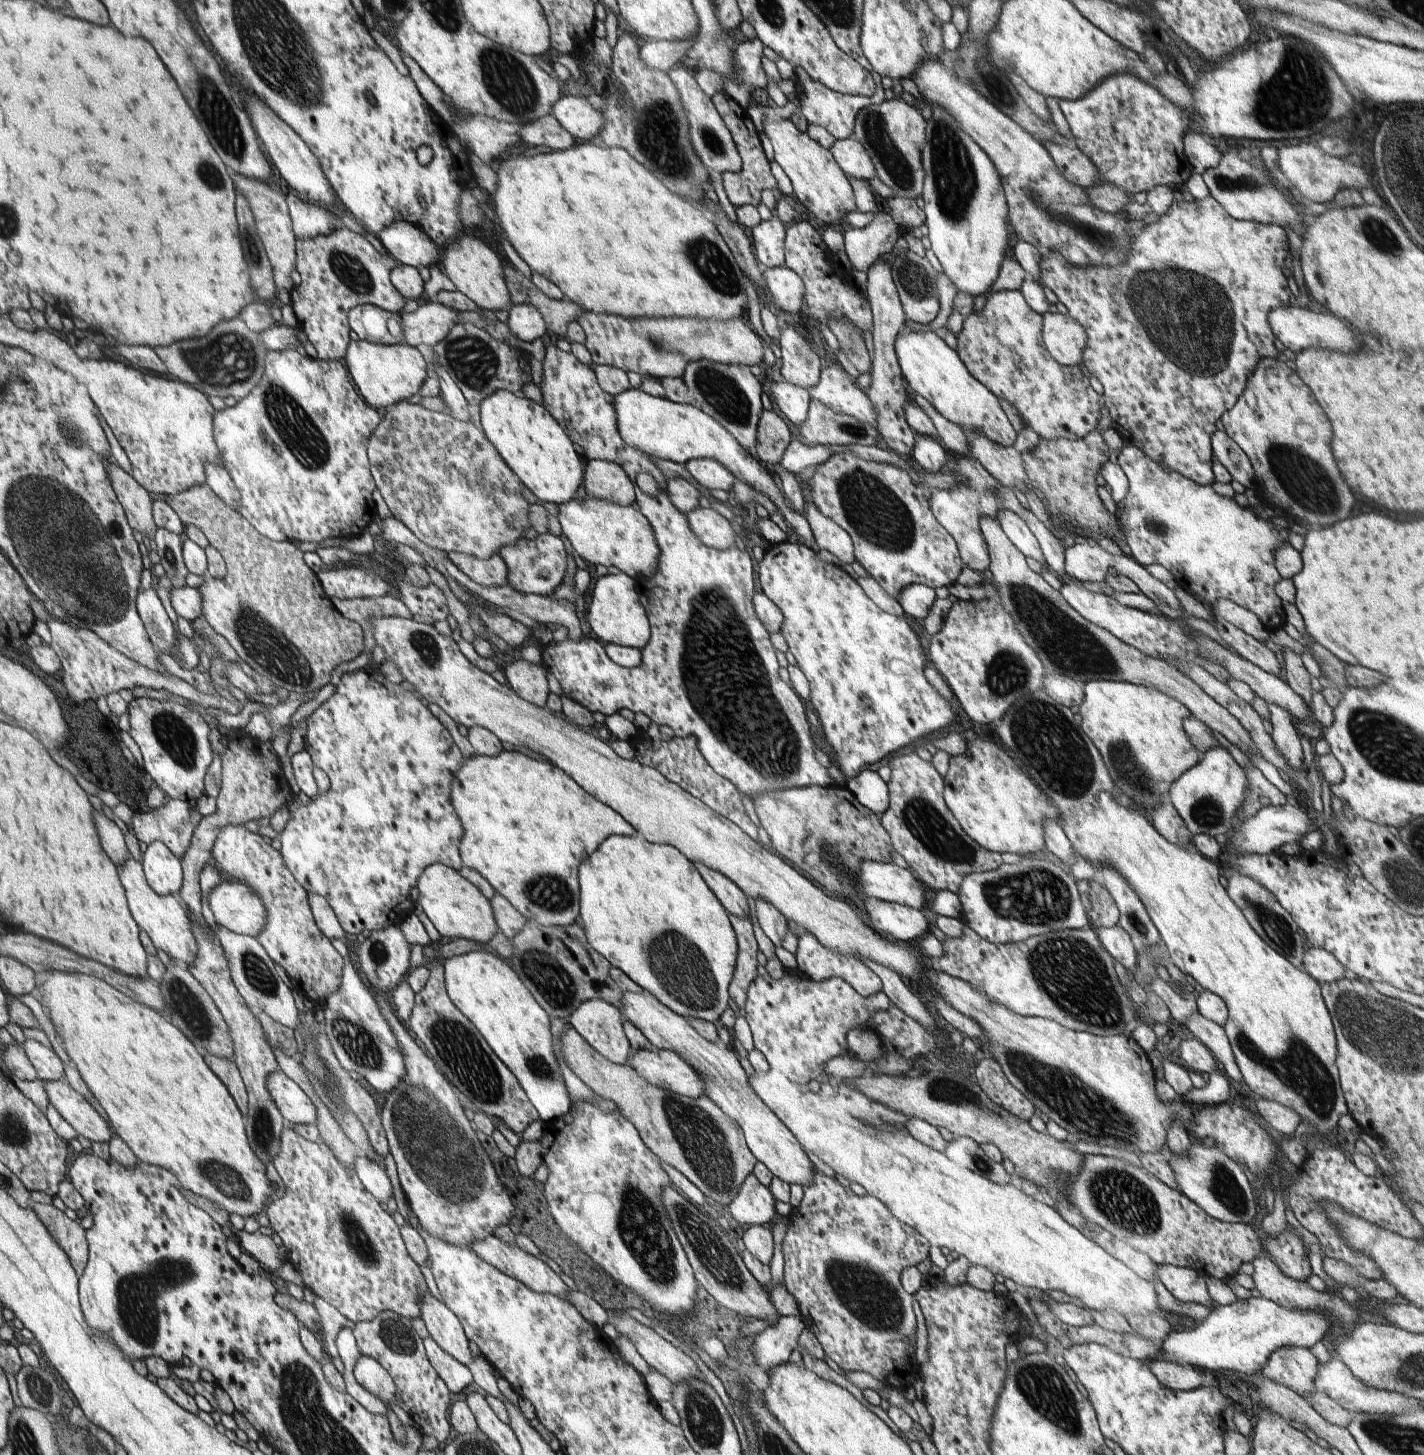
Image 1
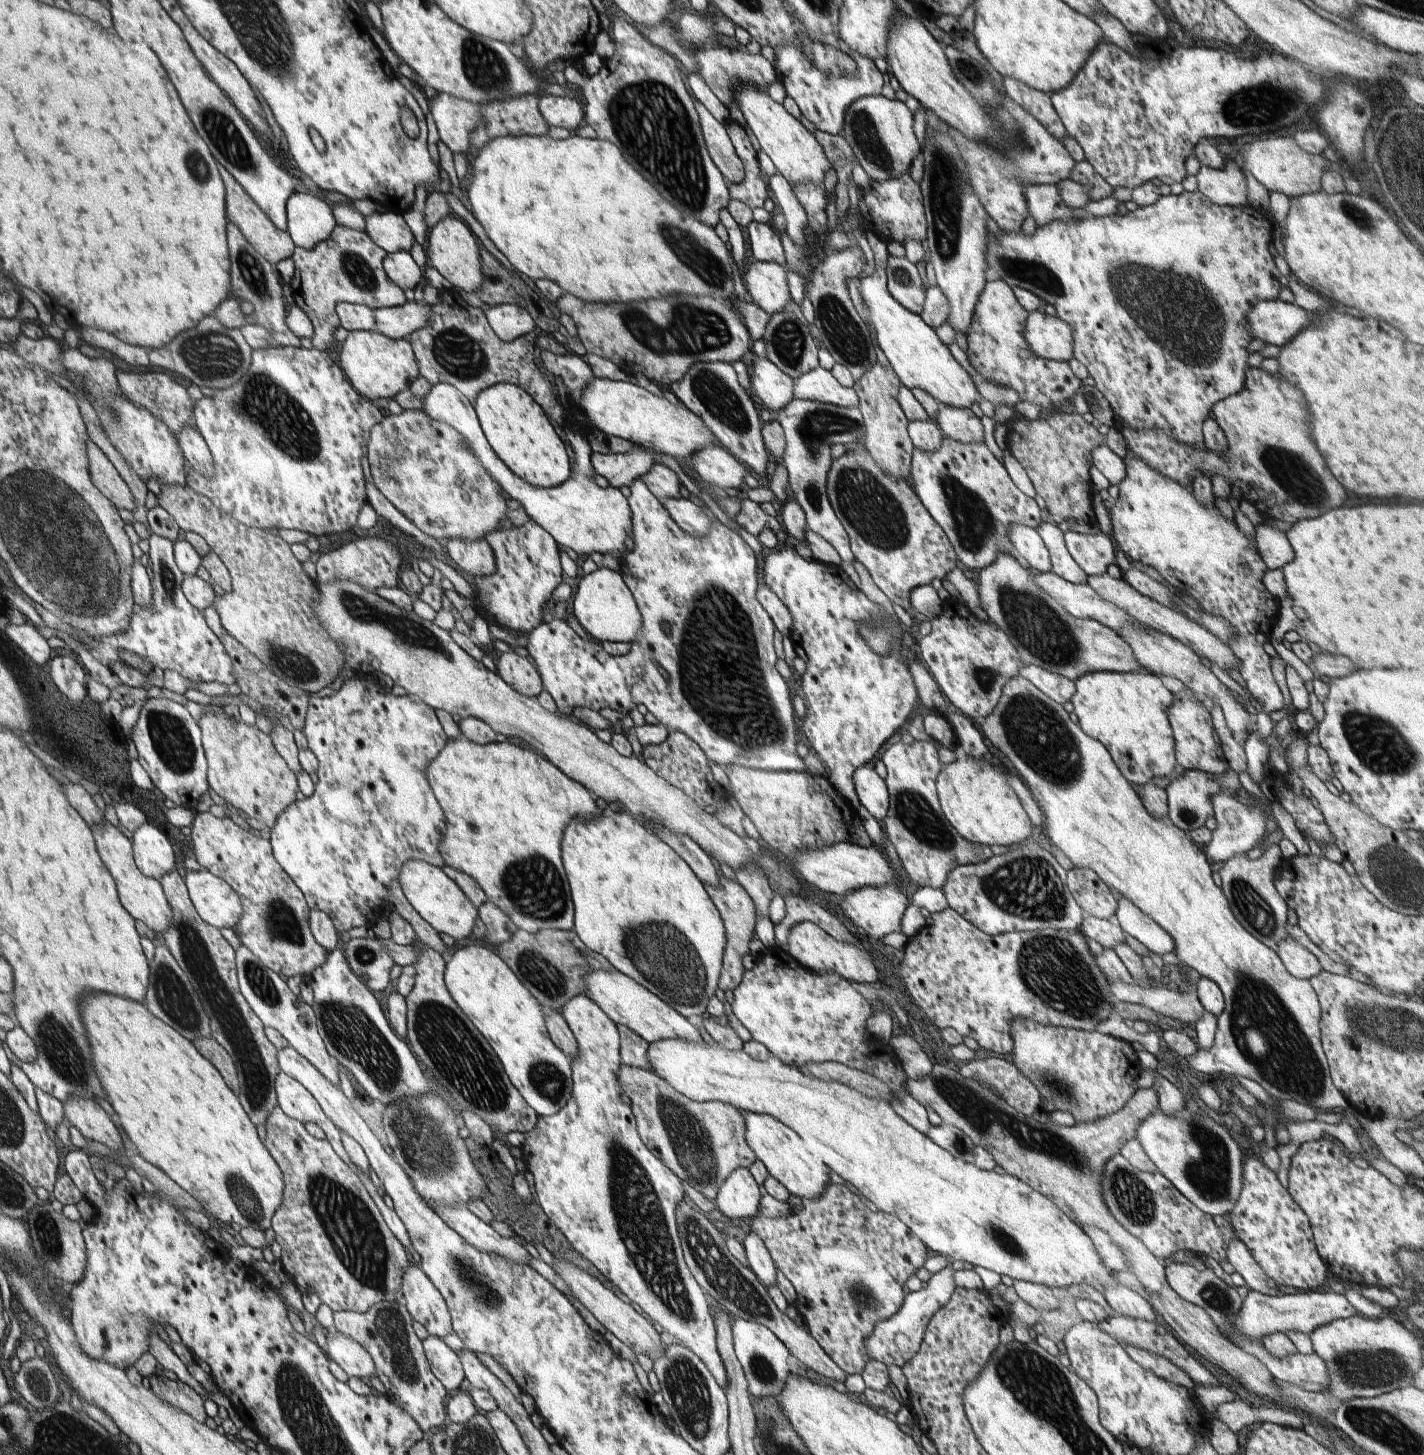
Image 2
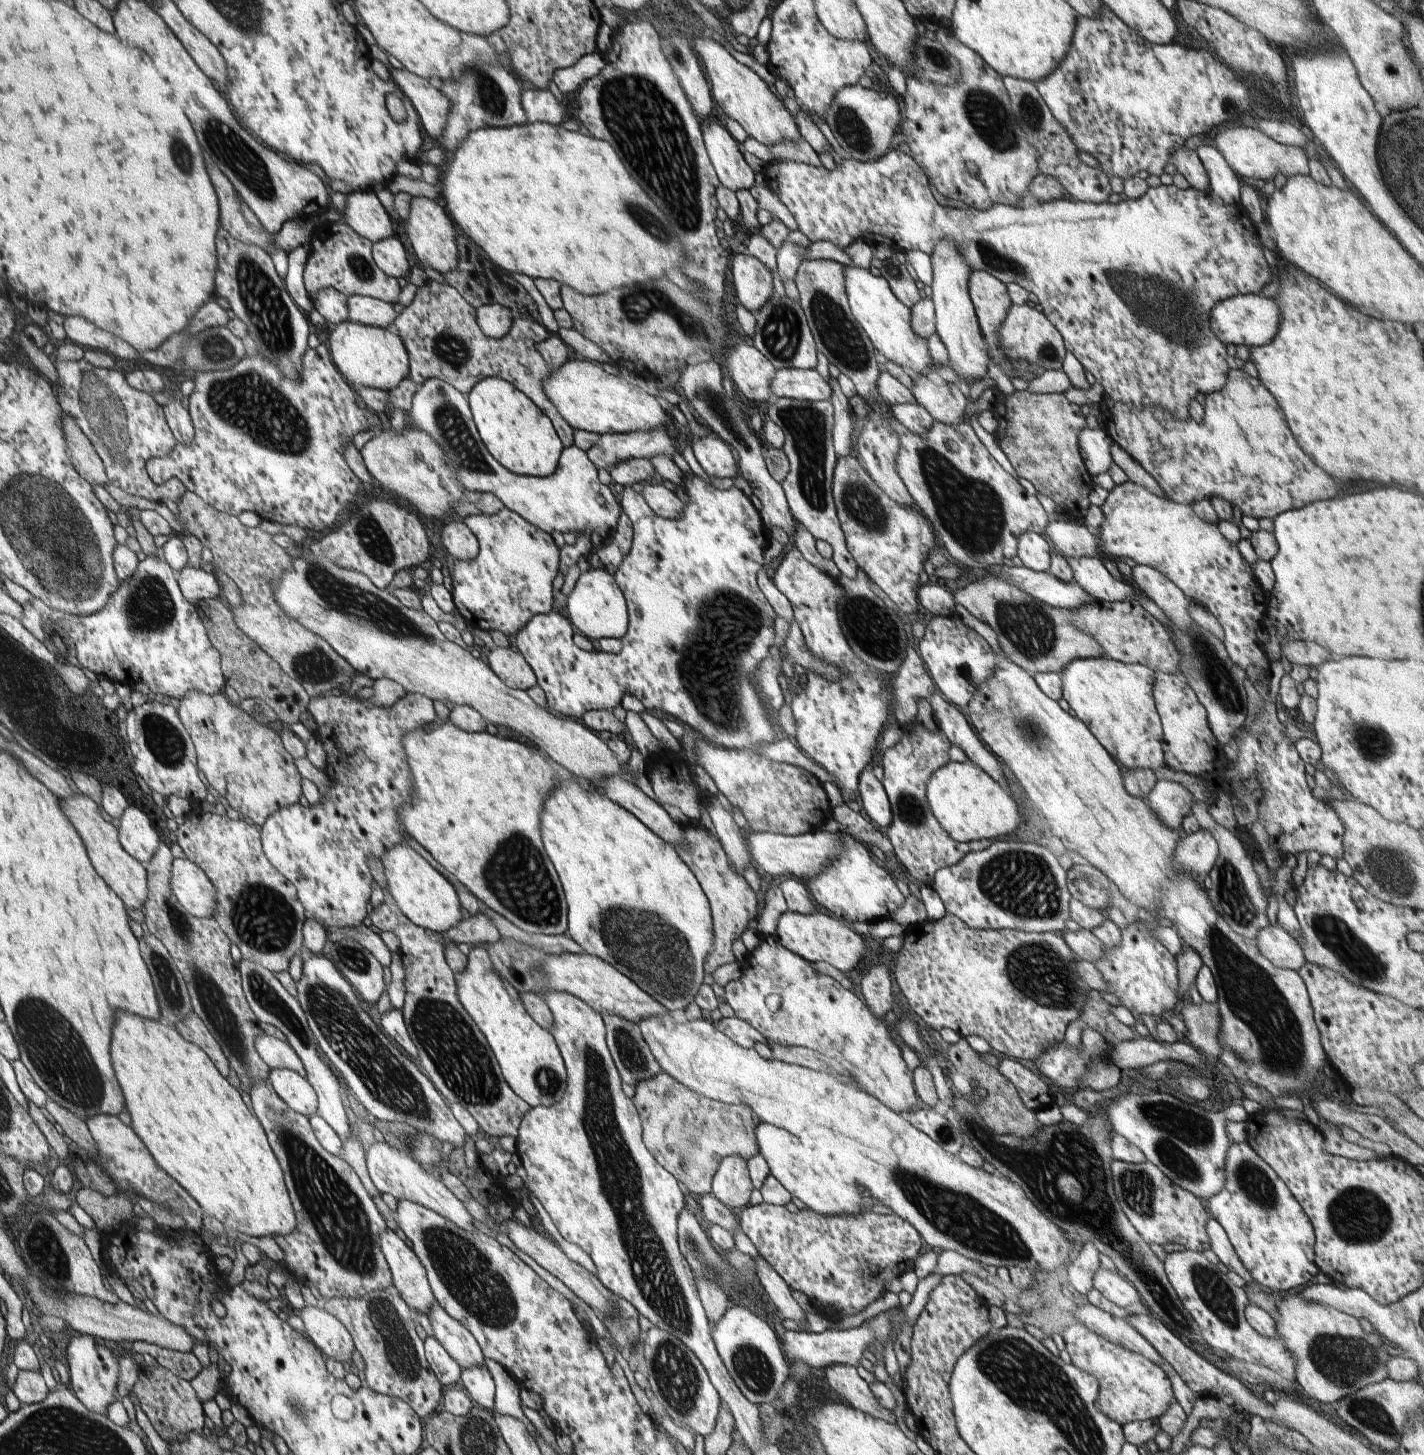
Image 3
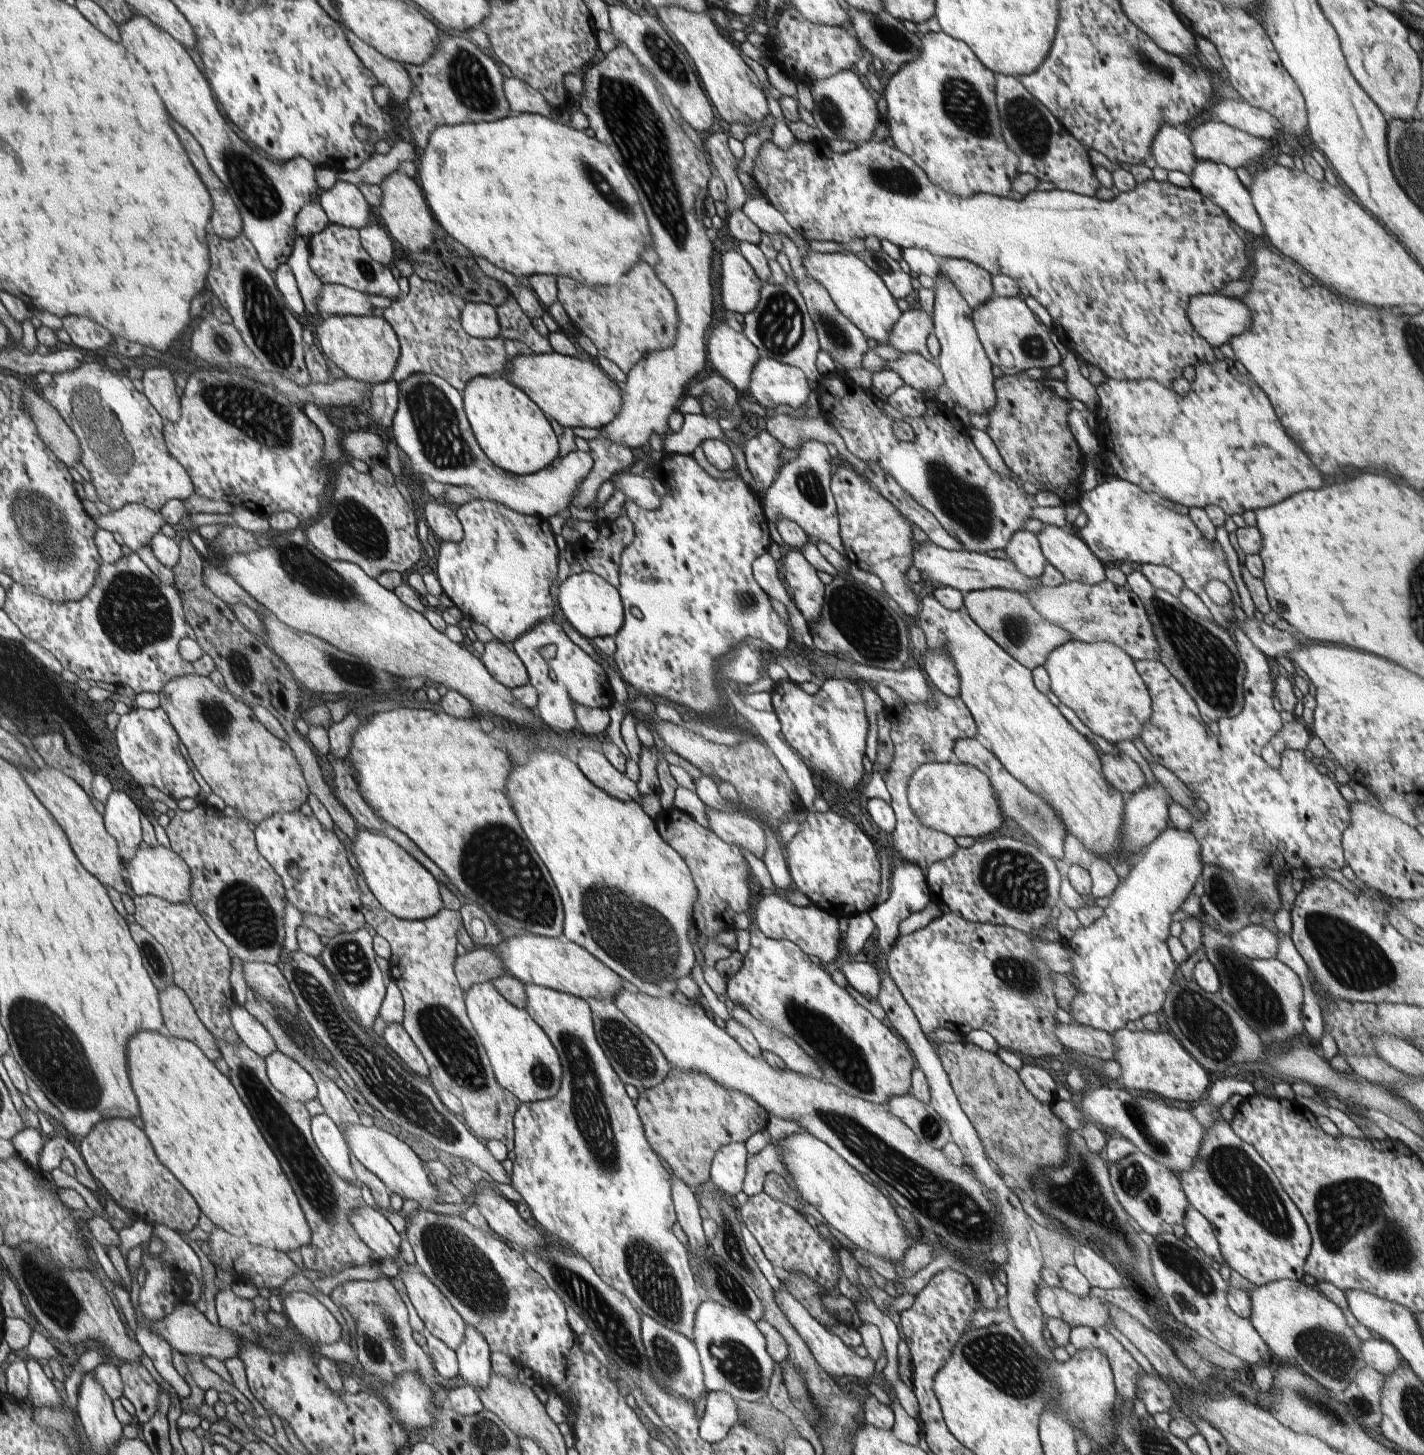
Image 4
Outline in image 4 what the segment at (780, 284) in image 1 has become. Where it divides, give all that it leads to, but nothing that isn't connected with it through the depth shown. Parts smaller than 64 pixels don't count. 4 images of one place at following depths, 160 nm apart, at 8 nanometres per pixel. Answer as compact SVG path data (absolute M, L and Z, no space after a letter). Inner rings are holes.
M740 250L722 257L722 298L725 309L746 315L758 304L763 282Z

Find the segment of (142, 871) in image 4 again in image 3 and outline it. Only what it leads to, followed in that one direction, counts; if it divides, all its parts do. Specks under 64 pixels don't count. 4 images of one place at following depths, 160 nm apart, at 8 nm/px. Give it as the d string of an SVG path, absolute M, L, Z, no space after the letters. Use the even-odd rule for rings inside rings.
M174 859L171 887L176 898L192 914L201 919L215 915L219 902L214 883L190 859Z

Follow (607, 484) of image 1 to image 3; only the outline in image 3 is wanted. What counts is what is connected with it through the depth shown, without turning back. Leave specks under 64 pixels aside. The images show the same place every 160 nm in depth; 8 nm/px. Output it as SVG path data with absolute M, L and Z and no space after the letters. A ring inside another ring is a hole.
M666 429L602 435L597 444L587 450L591 461L607 471L622 461L650 459L658 454L673 458L676 453Z

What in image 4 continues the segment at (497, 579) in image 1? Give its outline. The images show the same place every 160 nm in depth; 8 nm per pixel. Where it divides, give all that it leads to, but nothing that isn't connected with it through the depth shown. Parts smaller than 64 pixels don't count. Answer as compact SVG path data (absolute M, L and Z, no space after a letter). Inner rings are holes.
M441 501L428 503L424 508L424 514L426 514L427 526L430 528L431 535L436 534L440 542L459 543L464 538L463 525L459 521L454 506Z

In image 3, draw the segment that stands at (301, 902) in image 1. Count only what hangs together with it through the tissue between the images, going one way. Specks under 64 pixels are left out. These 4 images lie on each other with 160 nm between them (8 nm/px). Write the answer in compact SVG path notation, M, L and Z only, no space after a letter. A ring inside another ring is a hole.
M196 808L192 813L188 814L188 816L185 818L184 824L180 825L176 831L178 836L177 843L185 852L187 858L192 862L195 862L199 868L208 875L208 878L211 878L211 881L216 887L217 901L219 902L217 911L213 916L216 919L216 922L219 922L219 925L228 935L228 938L231 939L231 942L240 948L244 959L253 960L254 962L260 963L262 966L267 967L268 970L272 970L272 972L288 971L288 964L290 964L290 960L292 960L292 957L296 953L300 953L300 949L304 947L303 926L306 924L308 916L306 914L306 907L300 902L298 891L296 890L294 883L290 882L281 871L277 871L276 867L272 866L270 859L266 855L263 843L264 825L258 826L255 822L245 821L244 819L233 820L227 815L220 816L217 814L206 813L198 808Z

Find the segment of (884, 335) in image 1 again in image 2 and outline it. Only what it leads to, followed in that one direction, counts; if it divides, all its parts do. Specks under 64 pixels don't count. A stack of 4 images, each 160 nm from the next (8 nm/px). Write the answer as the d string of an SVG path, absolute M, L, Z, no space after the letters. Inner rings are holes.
M876 362L867 373L856 380L853 389L859 398L859 409L863 414L866 427L865 450L880 465L880 468L890 476L908 479L911 474L911 458L913 455L913 442L908 434L909 420L901 409L897 399L901 380L891 365L884 366Z

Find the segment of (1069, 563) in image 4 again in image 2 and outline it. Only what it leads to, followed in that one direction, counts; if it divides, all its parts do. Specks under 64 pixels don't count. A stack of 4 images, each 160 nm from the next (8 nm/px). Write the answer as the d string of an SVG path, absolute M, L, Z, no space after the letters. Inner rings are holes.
M1106 572L1102 576L1087 576L1087 583L1104 600L1115 604L1118 608L1124 609L1133 619L1140 621L1142 625L1150 628L1150 630L1156 630L1156 632L1163 633L1183 642L1199 657L1208 658L1211 663L1214 662L1214 664L1217 664L1228 673L1232 672L1234 668L1239 668L1237 656L1233 653L1229 644L1224 644L1217 636L1214 636L1214 634L1206 630L1203 626L1200 626L1197 622L1190 620L1186 615L1177 610L1166 608L1159 602L1140 594L1140 592L1134 590L1123 578L1114 579Z

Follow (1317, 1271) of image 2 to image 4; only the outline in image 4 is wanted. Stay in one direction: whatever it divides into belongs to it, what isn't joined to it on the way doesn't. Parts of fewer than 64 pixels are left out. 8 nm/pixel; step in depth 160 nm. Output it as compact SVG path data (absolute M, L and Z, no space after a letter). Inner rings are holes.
M1216 1120L1214 1128L1206 1130L1194 1166L1178 1176L1190 1206L1212 1223L1226 1264L1258 1287L1282 1279L1302 1281L1312 1244L1311 1232L1303 1214L1283 1189L1272 1167L1252 1145L1234 1134L1228 1120Z

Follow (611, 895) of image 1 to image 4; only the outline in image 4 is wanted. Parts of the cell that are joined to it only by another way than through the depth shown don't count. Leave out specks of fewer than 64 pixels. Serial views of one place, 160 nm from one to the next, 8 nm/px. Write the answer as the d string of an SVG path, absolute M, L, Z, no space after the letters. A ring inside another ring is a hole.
M542 752L529 755L528 762L519 766L517 762L513 764L511 773L507 778L507 797L511 799L516 816L520 819L524 832L536 852L543 859L544 864L551 873L555 885L562 896L563 909L566 911L566 923L563 925L563 936L573 943L578 943L590 954L595 955L606 966L611 967L616 974L619 974L638 990L651 997L670 997L678 991L677 982L682 977L687 977L692 972L696 964L696 952L692 948L692 942L686 932L690 932L692 926L692 910L695 910L695 902L699 901L699 889L695 885L694 875L691 873L687 861L683 855L672 847L659 833L657 824L654 824L651 816L648 816L640 804L634 801L624 802L609 795L600 787L597 787L587 775L580 770L578 764L568 759L562 752Z

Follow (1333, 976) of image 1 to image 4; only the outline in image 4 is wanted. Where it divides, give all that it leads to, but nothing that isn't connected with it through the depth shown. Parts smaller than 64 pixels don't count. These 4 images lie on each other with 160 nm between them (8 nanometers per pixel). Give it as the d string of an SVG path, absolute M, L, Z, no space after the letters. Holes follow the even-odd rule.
M1250 924L1235 935L1229 934L1229 939L1232 951L1249 959L1270 960L1277 956L1279 936L1262 924Z

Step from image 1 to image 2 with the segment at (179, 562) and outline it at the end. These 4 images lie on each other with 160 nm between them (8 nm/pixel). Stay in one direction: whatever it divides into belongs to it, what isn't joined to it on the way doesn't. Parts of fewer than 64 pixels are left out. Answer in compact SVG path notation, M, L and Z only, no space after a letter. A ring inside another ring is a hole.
M152 533L149 539L149 559L153 588L153 604L150 607L138 607L129 622L129 628L114 635L93 636L100 641L100 646L89 650L102 664L121 661L120 650L129 650L148 658L155 666L163 670L176 670L184 678L194 682L222 682L234 684L234 660L227 654L227 649L218 636L208 627L203 612L198 610L183 593L183 580L186 575L180 570L174 556L173 544L168 537Z

